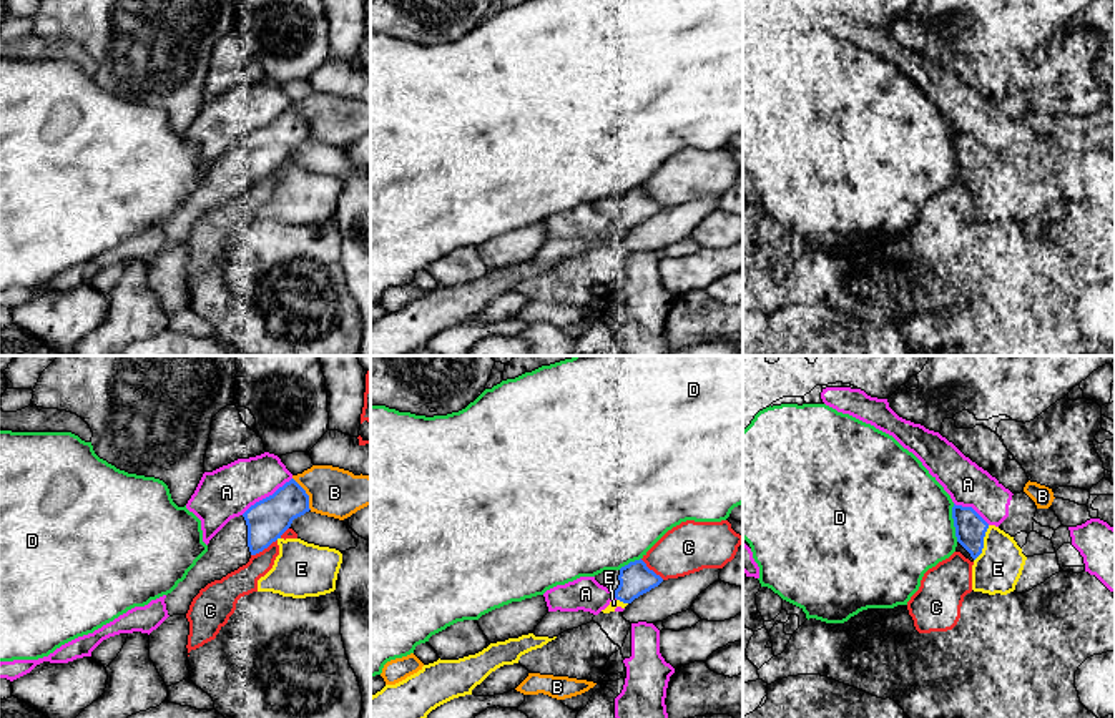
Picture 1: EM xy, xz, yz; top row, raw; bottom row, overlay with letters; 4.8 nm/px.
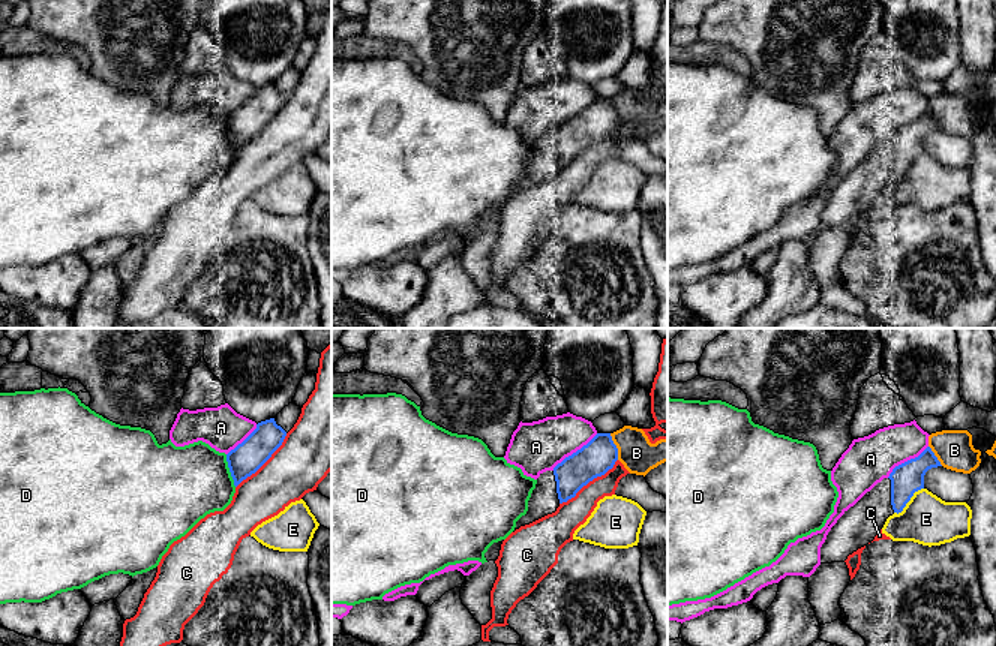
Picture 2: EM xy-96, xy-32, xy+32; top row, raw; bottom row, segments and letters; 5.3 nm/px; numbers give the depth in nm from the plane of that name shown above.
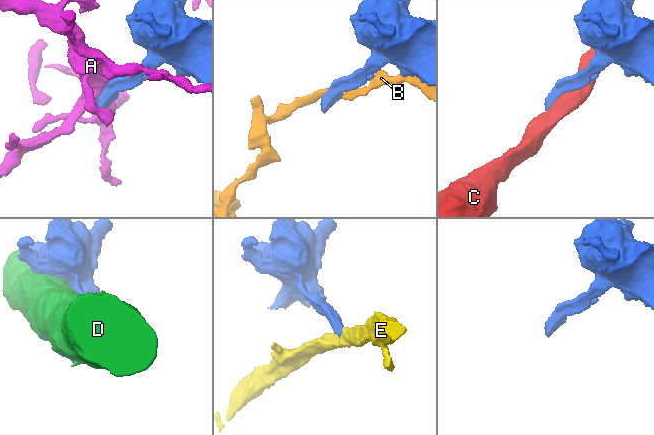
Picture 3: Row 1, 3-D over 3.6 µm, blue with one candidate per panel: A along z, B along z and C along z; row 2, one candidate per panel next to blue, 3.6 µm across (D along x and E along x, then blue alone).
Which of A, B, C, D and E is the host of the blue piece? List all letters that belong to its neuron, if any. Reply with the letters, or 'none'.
none

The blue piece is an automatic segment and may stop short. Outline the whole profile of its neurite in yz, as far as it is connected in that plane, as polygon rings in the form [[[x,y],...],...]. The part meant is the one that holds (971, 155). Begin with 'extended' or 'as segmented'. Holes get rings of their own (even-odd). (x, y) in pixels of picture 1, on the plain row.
extended | [[[955,131],[952,135],[952,146],[957,165],[955,180],[974,189],[982,181],[989,151],[972,135]]]

